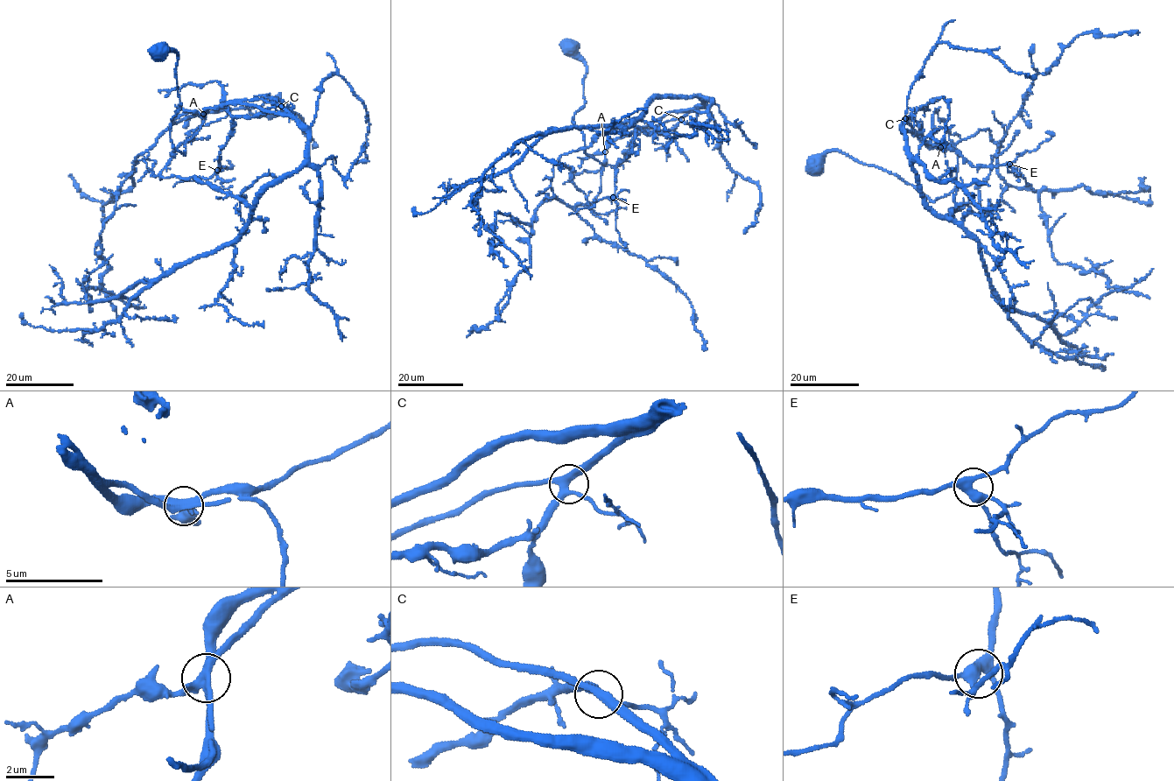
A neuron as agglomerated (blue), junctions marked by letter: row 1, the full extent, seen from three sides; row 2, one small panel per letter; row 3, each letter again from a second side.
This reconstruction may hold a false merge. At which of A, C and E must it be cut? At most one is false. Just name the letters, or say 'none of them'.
none of them

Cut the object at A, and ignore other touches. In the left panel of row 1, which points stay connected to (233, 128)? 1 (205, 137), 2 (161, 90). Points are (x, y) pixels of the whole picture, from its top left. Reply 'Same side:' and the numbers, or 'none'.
Same side: 2

